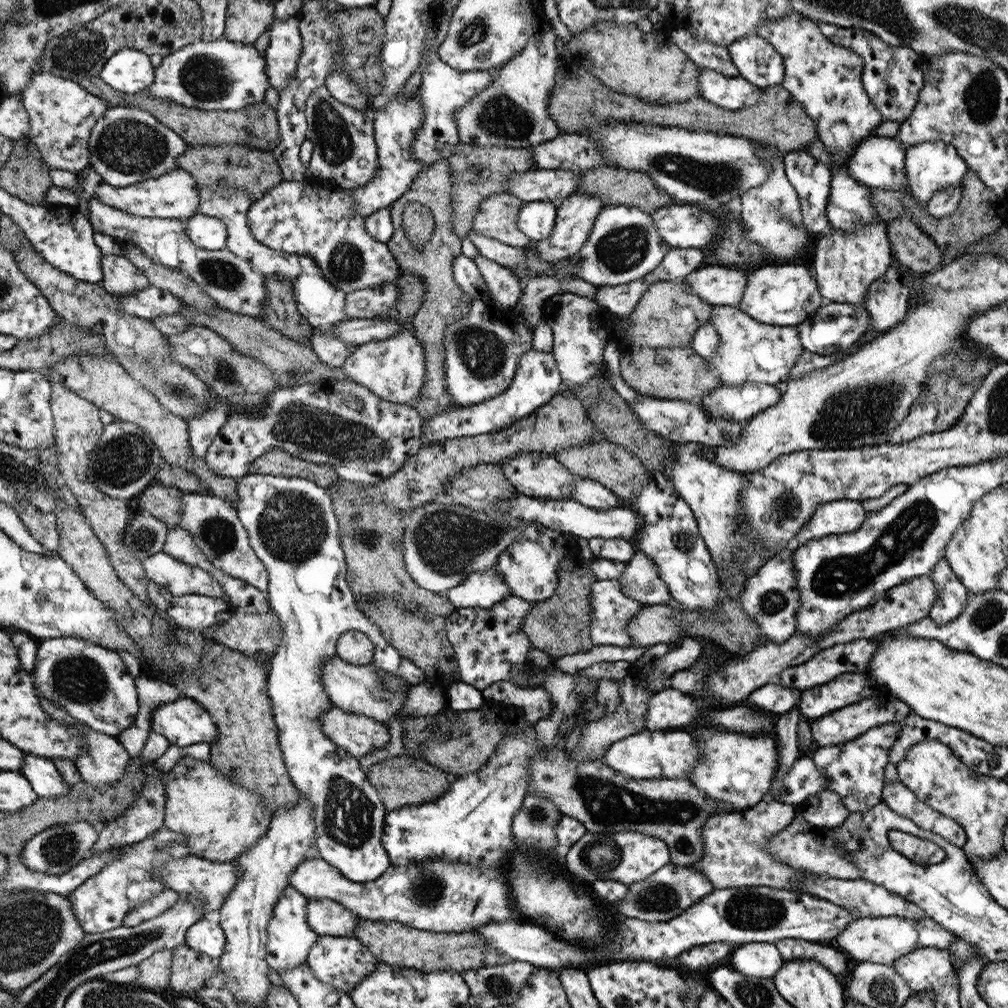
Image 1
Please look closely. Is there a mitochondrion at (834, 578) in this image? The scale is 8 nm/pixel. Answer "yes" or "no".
yes

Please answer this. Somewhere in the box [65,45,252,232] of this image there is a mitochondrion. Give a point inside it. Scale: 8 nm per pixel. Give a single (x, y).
(129, 147)

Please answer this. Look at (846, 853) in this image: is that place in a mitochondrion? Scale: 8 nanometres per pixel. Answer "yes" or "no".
no

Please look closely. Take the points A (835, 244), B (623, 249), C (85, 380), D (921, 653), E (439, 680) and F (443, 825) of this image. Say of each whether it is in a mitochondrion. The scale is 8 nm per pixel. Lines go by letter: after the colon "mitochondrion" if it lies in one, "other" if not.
A: other
B: mitochondrion
C: other
D: other
E: other
F: other

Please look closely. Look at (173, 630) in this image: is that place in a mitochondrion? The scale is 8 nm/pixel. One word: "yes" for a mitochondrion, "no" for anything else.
no

